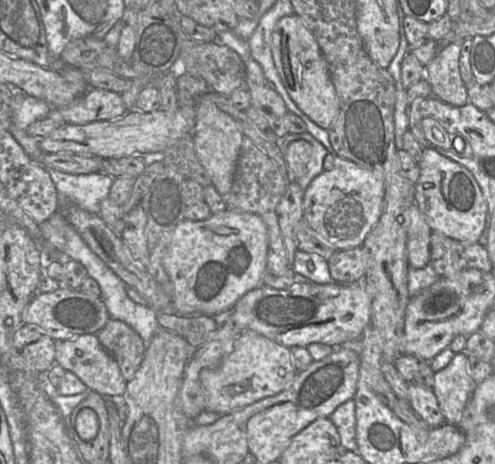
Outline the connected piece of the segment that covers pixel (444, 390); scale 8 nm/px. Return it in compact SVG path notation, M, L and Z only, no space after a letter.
M466 352L456 353L451 362L434 373L434 392L445 424L458 425L476 386L468 372Z

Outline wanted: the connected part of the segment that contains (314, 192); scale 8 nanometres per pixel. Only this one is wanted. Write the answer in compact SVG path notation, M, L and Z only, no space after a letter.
M335 156L333 168L320 173L305 189L303 219L335 251L361 247L381 217L384 194L380 172Z

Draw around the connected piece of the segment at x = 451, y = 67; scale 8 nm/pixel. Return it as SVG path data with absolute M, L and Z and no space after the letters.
M456 40L439 48L432 61L425 68L432 95L453 106L469 103L468 89L459 70L459 57L463 40Z

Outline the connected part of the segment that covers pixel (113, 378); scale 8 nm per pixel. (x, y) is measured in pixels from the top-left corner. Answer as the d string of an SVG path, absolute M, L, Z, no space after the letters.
M81 335L55 343L55 364L76 375L88 390L104 397L123 396L127 381L122 376L117 361L102 347L97 335Z

